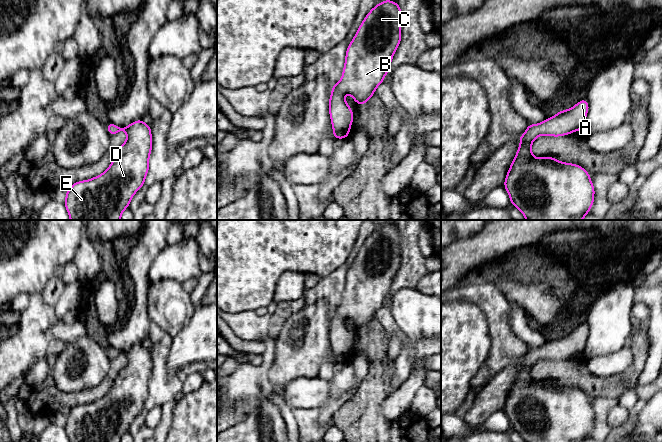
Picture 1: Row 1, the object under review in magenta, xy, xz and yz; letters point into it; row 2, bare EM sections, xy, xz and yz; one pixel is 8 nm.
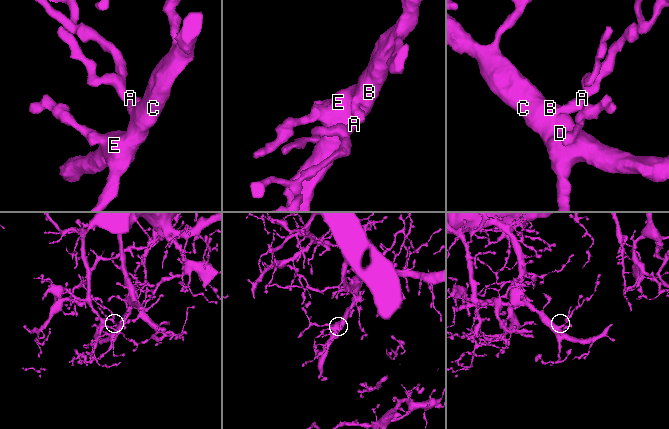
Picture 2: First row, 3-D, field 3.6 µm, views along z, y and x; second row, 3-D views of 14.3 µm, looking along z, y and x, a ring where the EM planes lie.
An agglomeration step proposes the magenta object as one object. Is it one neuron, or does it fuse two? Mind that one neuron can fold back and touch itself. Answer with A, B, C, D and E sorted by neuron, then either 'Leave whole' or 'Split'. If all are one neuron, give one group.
Groups: A B C D E. Leave whole

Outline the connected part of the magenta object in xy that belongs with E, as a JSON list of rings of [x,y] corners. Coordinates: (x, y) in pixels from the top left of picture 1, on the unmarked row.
[[[143,343],[136,344],[127,351],[108,346],[106,351],[110,360],[123,354],[127,364],[120,370],[104,397],[92,403],[77,405],[67,414],[64,429],[70,442],[121,442],[122,436],[129,432],[132,421],[144,410],[152,374],[151,351]]]

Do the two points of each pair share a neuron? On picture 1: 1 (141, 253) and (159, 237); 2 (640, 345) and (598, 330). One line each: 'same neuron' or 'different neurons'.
1: same neuron
2: different neurons

